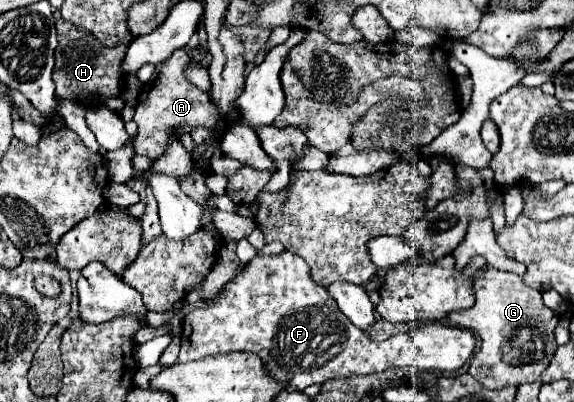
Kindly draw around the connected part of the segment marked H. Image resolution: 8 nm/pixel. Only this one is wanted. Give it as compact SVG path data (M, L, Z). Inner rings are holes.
M58 19L56 31L66 31L58 39L58 49L54 53L56 65L54 65L54 85L56 85L56 95L82 103L90 93L98 93L98 99L102 97L112 97L120 95L124 77L120 73L120 61L126 55L126 45L118 47L104 47L94 35L88 31L76 29L72 23Z

